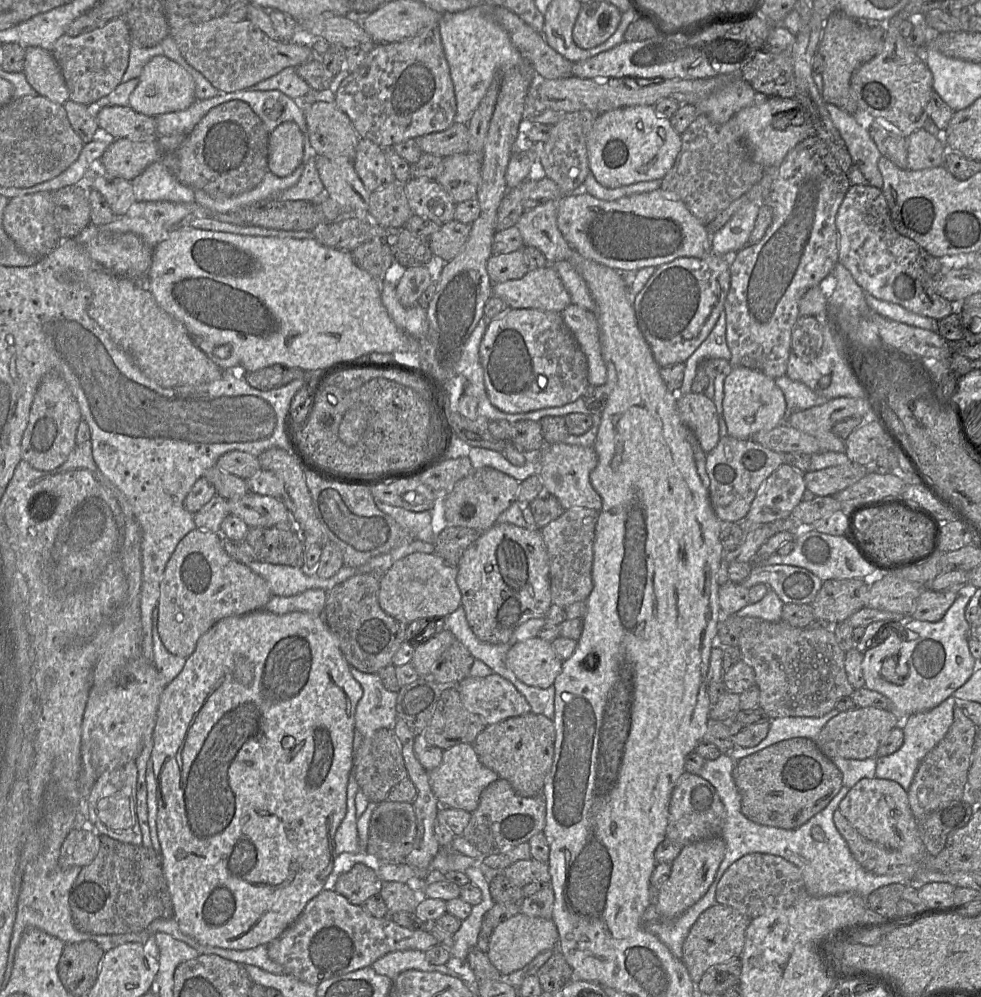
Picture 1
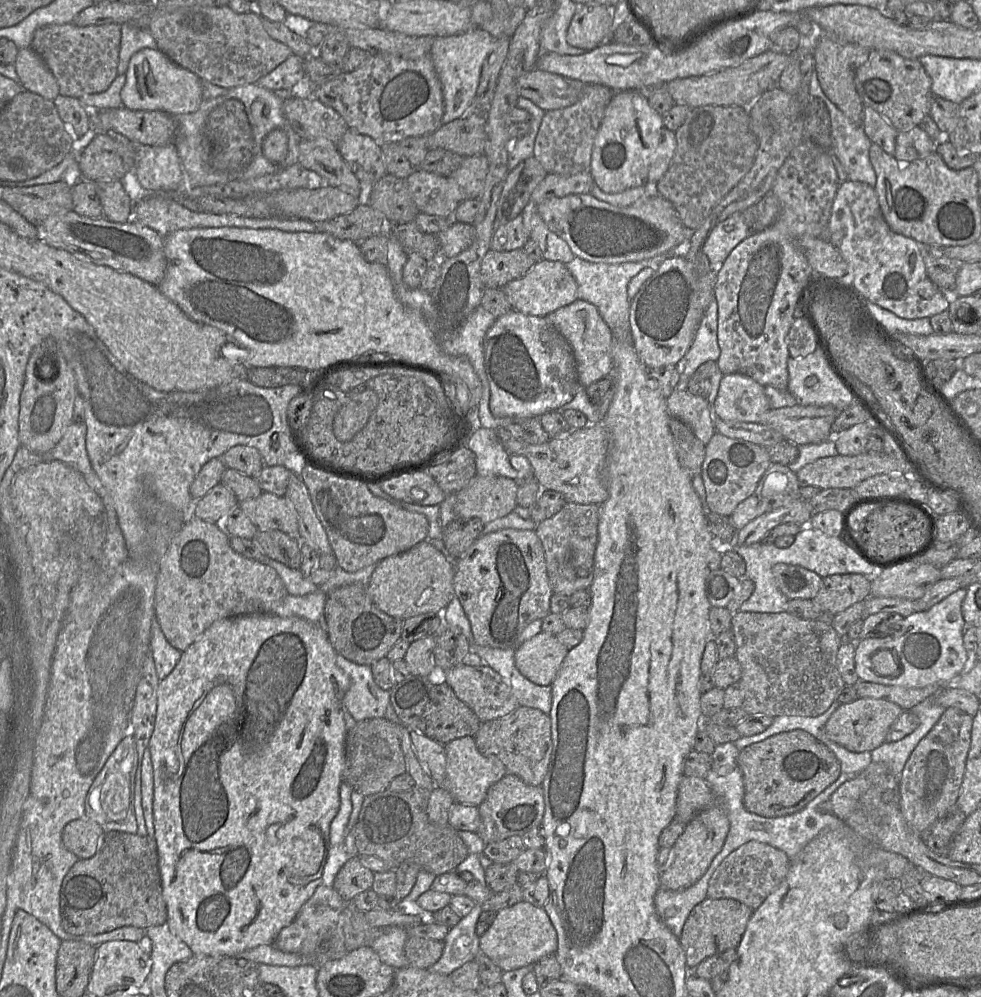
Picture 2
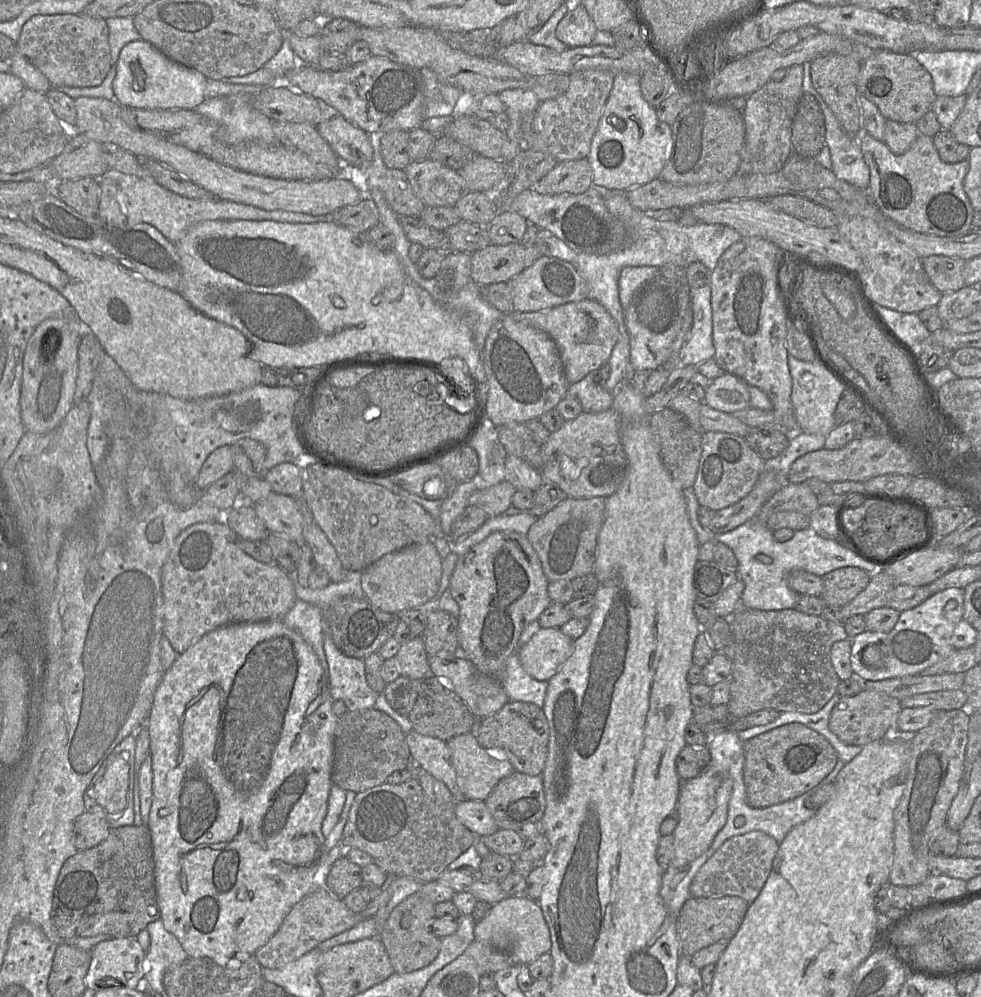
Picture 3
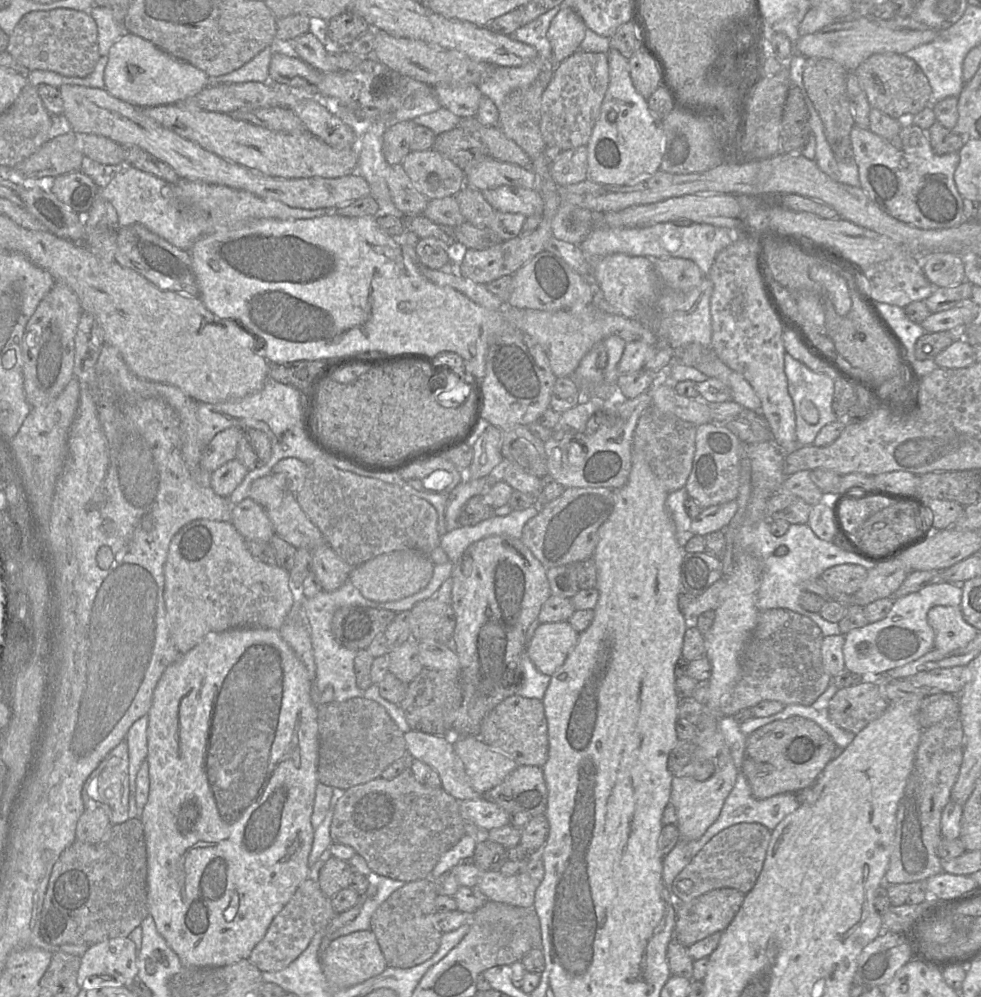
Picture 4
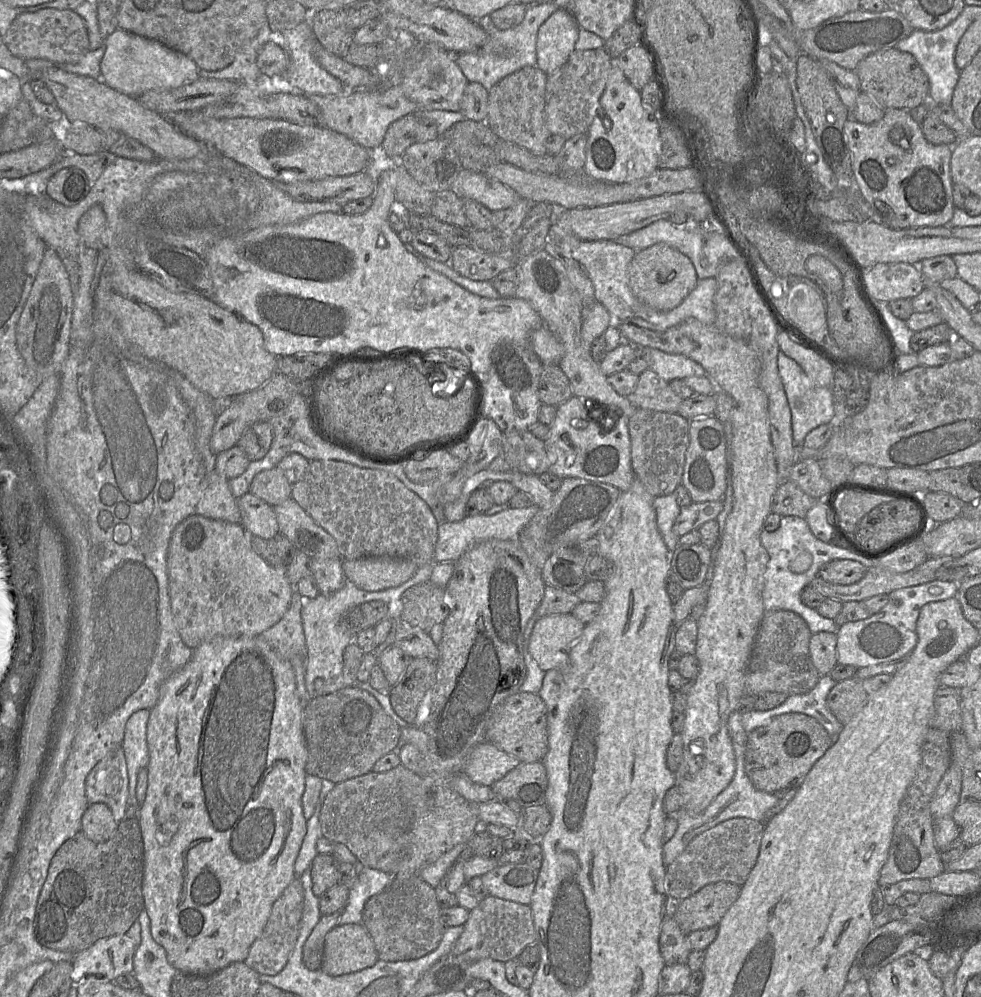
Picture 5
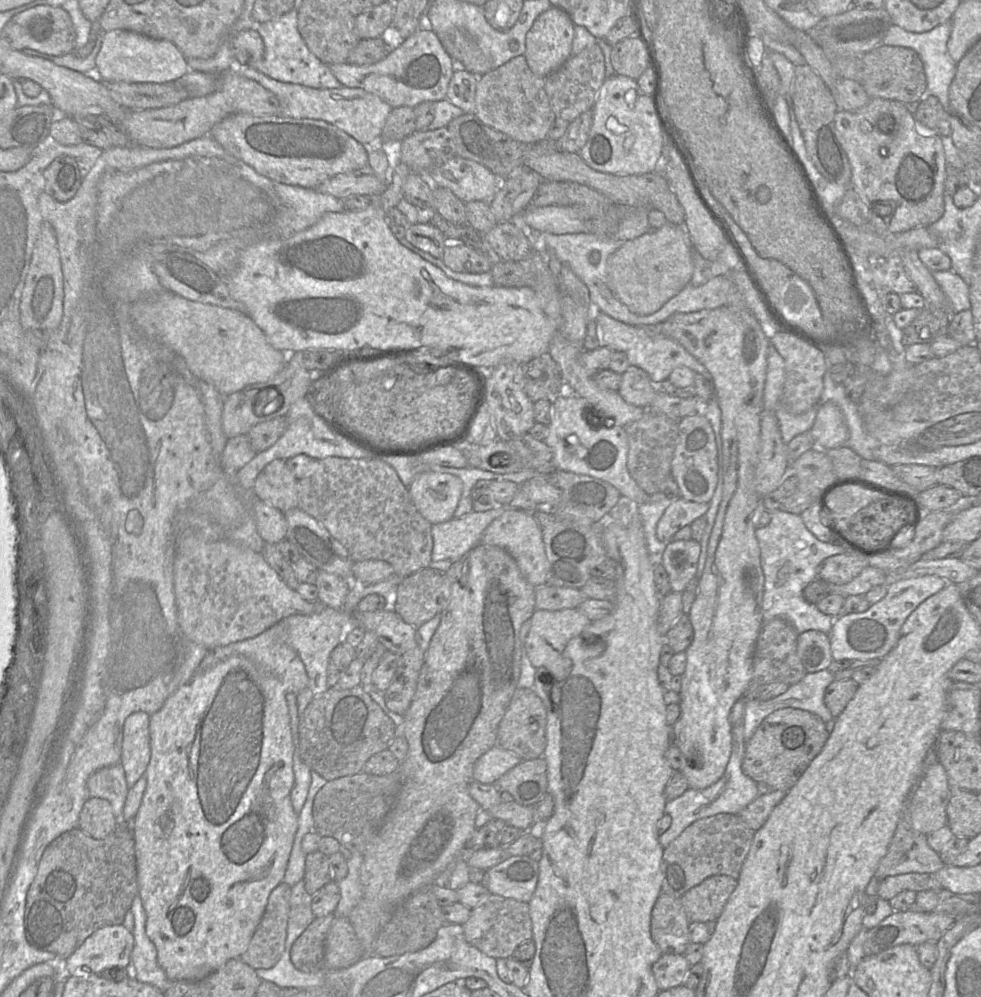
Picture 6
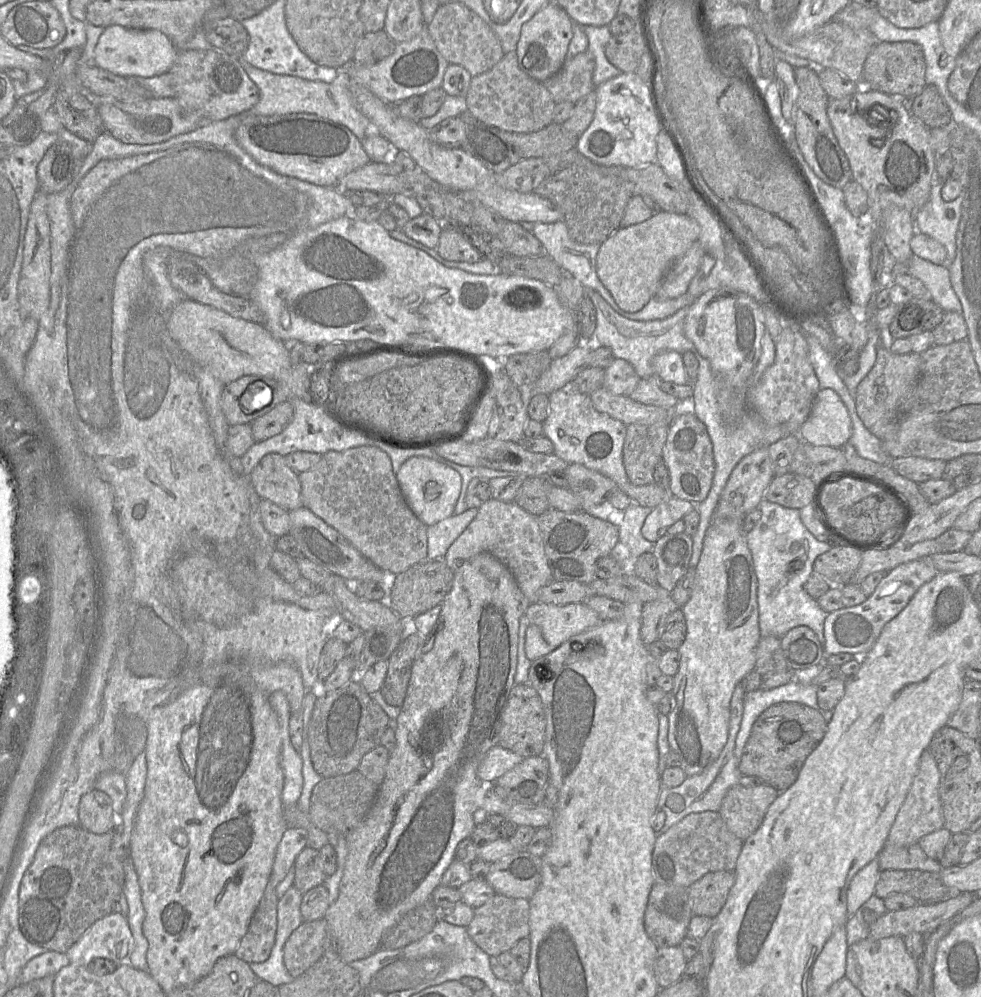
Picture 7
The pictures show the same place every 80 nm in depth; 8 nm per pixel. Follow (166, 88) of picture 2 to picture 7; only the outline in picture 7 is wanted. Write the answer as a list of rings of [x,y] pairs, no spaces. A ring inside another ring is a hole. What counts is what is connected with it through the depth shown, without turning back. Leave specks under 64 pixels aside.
[[[113,25],[104,28],[95,46],[97,67],[123,77],[154,77],[167,73],[178,54],[168,36],[157,30],[140,30]]]

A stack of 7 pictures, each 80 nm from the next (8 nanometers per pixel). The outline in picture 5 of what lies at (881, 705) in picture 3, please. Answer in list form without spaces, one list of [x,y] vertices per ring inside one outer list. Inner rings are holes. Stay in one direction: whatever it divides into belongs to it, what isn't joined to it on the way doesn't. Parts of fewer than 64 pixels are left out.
[[[860,678],[837,682],[829,691],[826,704],[831,713],[842,724],[847,724],[858,714],[870,699],[870,694]]]

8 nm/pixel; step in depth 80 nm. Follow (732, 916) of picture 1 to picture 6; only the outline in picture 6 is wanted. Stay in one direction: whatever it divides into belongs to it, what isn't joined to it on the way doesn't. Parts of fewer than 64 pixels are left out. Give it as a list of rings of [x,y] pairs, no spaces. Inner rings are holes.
[[[714,875],[687,891],[681,897],[681,902],[690,923],[716,922],[736,886],[735,878]]]

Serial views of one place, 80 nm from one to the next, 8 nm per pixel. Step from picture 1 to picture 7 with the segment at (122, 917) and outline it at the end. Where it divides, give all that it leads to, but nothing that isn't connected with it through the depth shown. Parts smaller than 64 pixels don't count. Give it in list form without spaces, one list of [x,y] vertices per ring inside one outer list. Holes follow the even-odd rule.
[[[79,826],[63,827],[48,836],[39,846],[20,885],[19,926],[24,937],[39,947],[67,954],[97,920],[117,911],[117,903],[124,888],[126,857],[127,847],[122,844],[118,827],[102,835],[93,834]]]

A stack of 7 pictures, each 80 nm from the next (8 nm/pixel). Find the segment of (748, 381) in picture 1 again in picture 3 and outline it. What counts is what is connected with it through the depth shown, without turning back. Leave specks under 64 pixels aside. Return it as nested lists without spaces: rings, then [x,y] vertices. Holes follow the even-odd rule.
[[[725,373],[713,379],[705,389],[704,402],[711,408],[728,414],[749,408],[748,384],[731,373]]]

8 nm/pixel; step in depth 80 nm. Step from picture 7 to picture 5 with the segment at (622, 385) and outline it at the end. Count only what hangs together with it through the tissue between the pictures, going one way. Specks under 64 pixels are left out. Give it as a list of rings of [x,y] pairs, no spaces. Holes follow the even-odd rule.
[[[650,369],[639,374],[635,390],[626,397],[637,409],[677,414],[684,399],[677,396],[669,383]]]

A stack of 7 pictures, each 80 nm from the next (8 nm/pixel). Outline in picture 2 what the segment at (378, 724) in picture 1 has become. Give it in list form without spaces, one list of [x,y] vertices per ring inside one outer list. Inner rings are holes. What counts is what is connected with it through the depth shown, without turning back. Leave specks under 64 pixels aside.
[[[340,654],[336,656],[336,663],[350,679],[344,703],[353,719],[358,722],[385,717],[391,705],[390,693],[375,683],[370,666],[353,663]]]

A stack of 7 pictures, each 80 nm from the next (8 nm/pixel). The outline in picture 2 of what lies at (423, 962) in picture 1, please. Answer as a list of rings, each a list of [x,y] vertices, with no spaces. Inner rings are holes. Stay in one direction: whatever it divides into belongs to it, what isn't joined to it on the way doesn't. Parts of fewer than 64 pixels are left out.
[[[391,926],[384,929],[371,947],[384,964],[398,971],[409,967],[404,950],[407,937],[406,929]]]

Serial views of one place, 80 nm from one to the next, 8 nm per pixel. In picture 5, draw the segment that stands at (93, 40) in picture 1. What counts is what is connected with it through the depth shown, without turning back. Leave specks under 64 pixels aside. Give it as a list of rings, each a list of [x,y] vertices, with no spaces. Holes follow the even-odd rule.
[[[43,8],[18,15],[1,43],[15,56],[23,59],[44,59],[58,63],[77,63],[89,51],[89,35],[84,20],[74,10]]]

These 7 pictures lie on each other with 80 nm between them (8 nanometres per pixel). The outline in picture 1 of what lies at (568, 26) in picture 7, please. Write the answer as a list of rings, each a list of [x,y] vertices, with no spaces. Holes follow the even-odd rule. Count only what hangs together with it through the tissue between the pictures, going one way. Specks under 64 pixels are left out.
[[[606,1],[581,3],[572,30],[572,39],[581,49],[594,48],[615,32],[620,20],[621,12]]]

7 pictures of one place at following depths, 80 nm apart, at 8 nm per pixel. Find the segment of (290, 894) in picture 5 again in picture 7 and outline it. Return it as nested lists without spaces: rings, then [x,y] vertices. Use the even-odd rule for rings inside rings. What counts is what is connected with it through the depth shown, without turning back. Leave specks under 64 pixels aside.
[[[275,891],[264,892],[248,931],[234,953],[237,957],[247,963],[262,963],[269,959],[276,940],[279,900]]]

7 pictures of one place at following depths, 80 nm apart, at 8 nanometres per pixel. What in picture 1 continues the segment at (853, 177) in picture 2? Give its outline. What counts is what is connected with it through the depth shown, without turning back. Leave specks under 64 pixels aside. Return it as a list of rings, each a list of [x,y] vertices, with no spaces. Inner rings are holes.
[[[827,103],[827,110],[846,143],[853,165],[860,170],[868,184],[881,189],[883,177],[878,162],[882,154],[869,130],[857,121],[854,114],[833,103]]]

